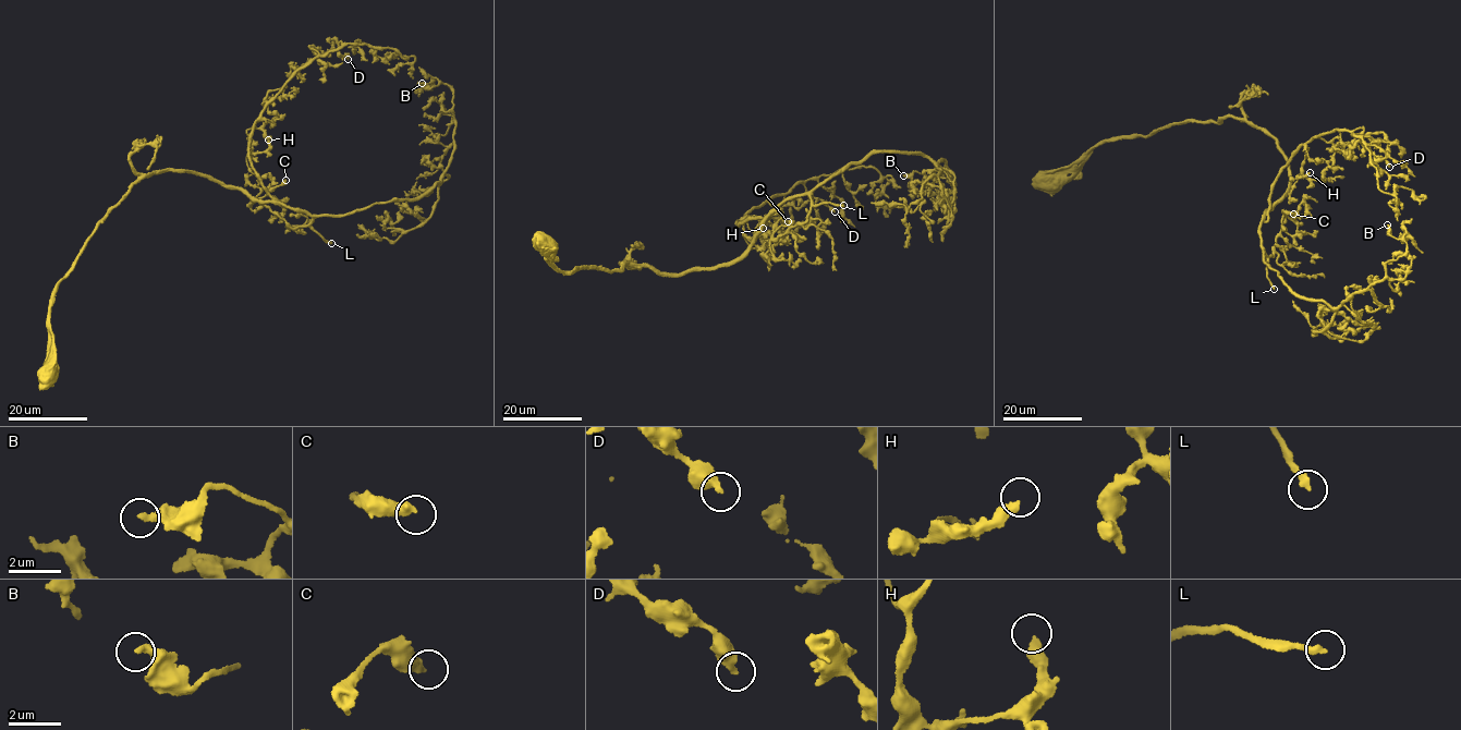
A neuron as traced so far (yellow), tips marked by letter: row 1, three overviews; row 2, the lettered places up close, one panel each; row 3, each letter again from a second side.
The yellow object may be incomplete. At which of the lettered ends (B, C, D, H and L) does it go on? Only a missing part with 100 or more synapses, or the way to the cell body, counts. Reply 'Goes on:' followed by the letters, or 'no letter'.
Goes on: L

